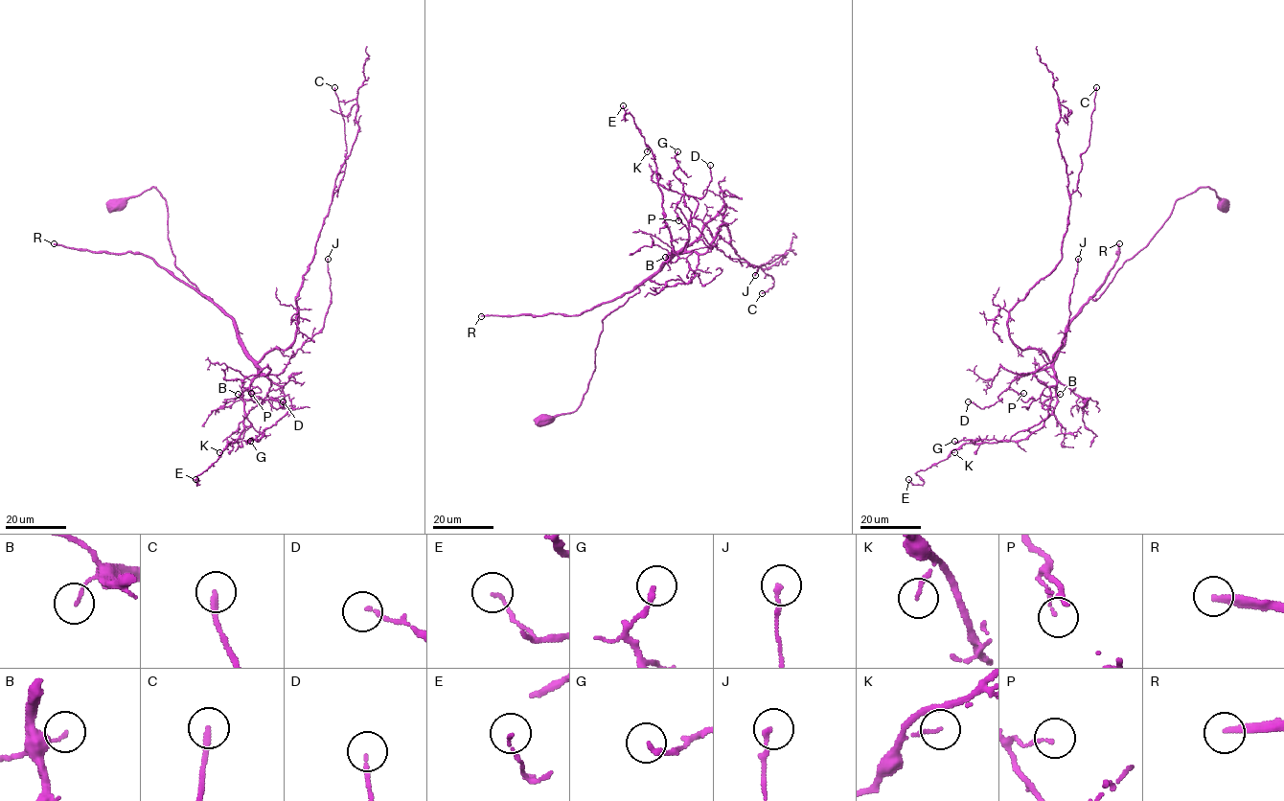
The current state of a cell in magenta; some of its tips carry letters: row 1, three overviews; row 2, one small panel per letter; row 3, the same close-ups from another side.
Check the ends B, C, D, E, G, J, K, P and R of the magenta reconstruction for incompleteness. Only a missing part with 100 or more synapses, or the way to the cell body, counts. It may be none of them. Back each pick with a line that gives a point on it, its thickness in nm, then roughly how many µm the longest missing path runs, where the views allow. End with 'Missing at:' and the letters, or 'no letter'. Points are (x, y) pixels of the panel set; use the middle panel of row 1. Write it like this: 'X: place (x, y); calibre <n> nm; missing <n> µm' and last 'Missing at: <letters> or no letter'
R: place (481, 316); calibre 240 nm; missing 200 µm
Missing at: R

